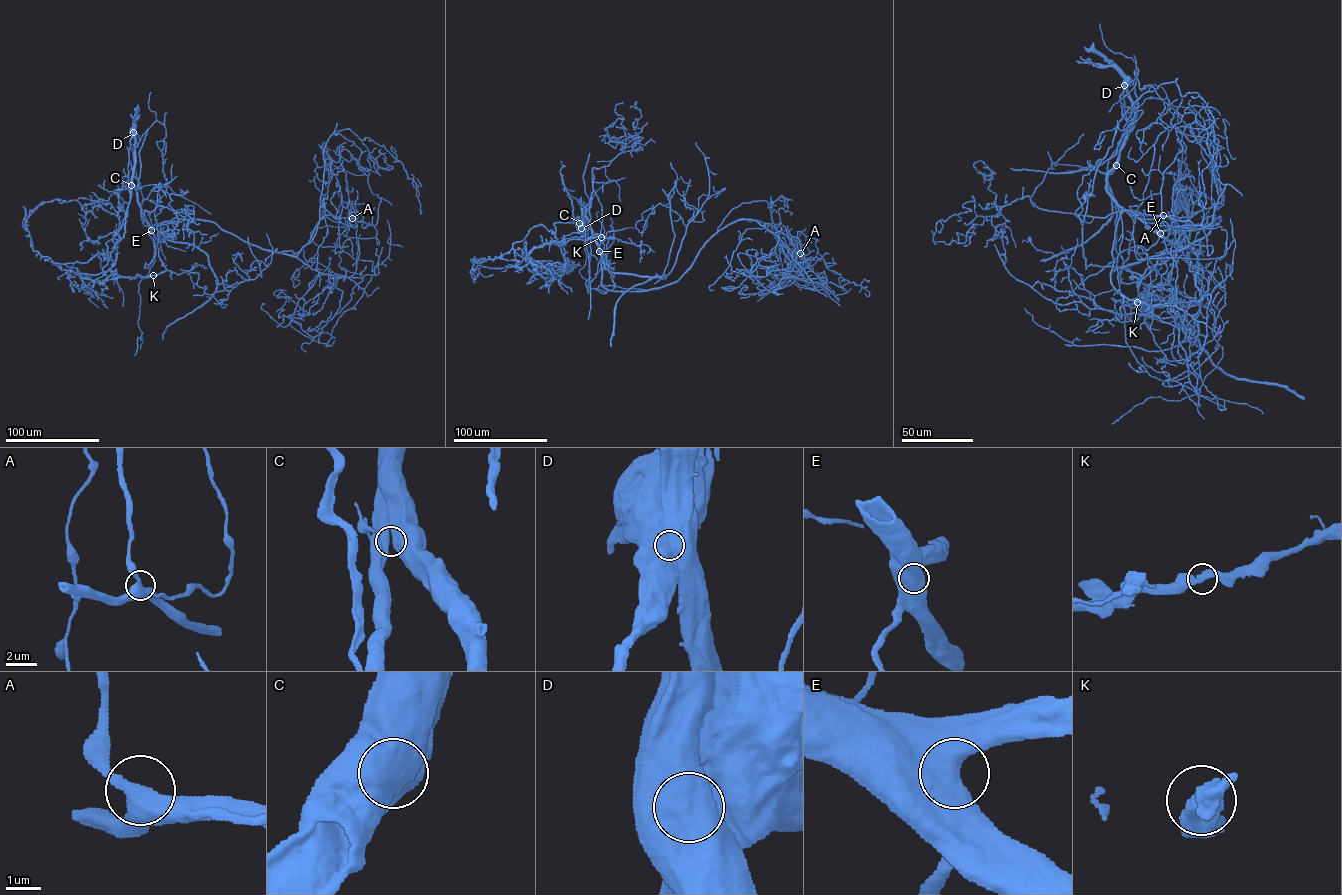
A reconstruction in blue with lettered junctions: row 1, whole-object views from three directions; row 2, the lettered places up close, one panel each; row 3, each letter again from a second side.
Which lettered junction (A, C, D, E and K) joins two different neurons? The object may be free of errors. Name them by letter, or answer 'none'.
D

